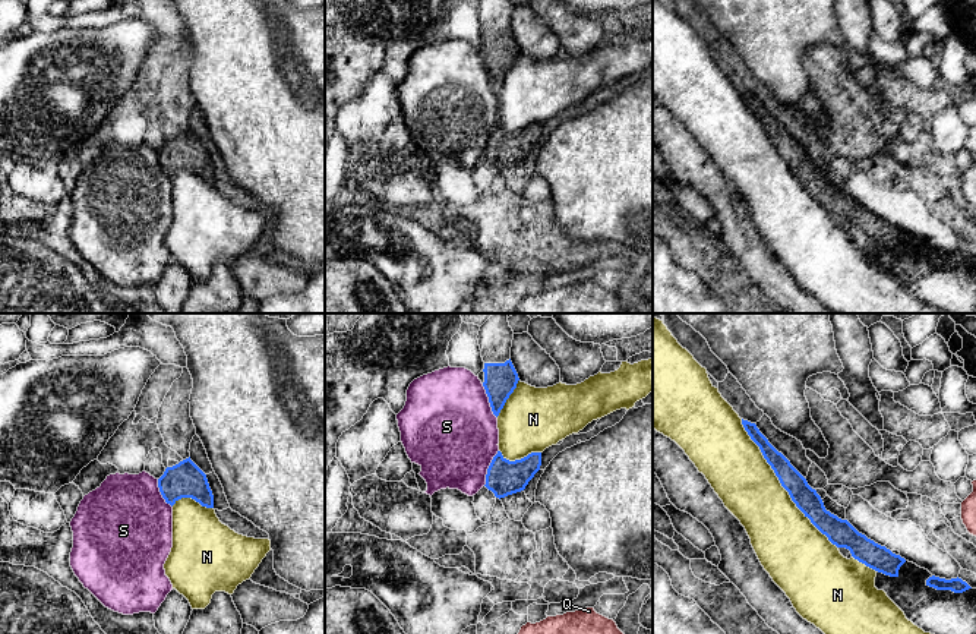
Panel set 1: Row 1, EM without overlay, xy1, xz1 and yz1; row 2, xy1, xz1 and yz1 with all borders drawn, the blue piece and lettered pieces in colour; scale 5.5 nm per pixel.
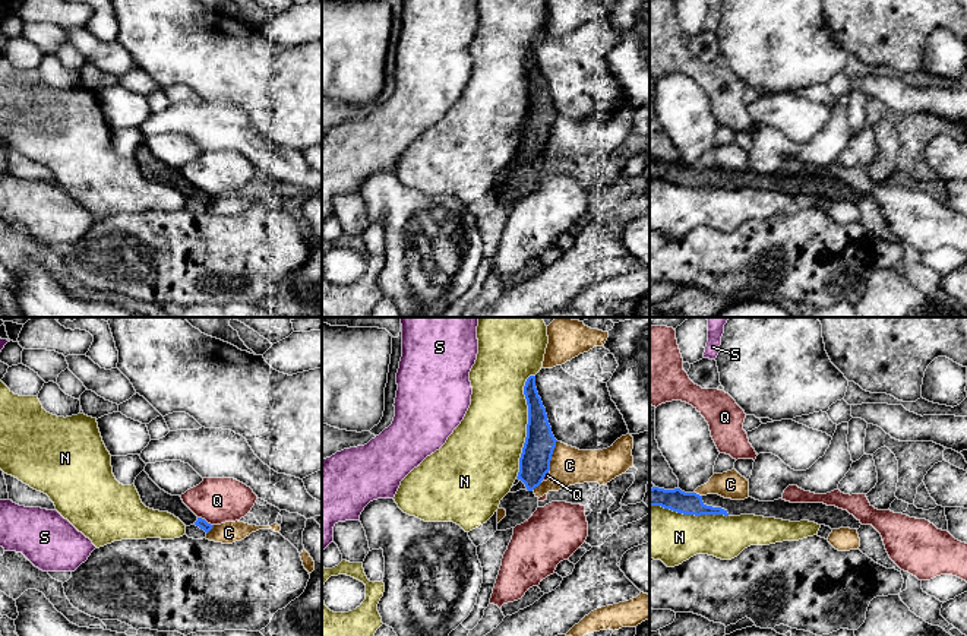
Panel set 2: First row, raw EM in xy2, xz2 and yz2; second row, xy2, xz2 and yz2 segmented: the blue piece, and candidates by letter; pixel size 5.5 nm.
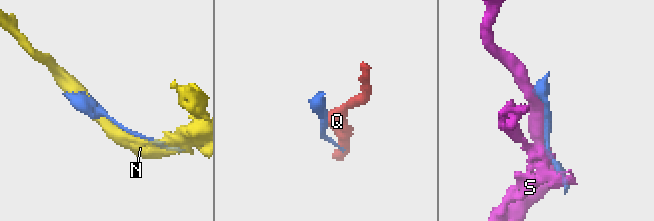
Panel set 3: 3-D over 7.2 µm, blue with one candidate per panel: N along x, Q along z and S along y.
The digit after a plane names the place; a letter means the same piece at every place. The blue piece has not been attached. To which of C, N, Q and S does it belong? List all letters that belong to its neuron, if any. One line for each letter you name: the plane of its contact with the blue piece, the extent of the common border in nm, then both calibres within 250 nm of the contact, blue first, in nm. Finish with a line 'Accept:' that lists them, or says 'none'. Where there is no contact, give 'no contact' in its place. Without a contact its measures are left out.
Accept: none

